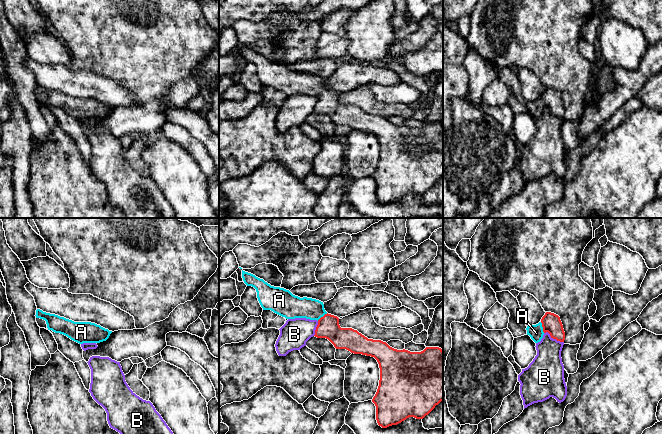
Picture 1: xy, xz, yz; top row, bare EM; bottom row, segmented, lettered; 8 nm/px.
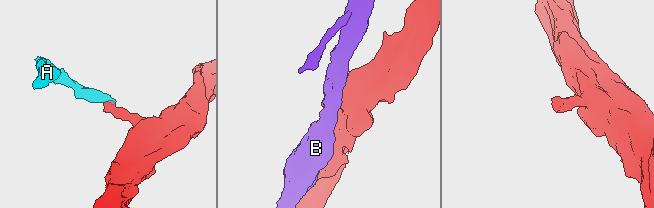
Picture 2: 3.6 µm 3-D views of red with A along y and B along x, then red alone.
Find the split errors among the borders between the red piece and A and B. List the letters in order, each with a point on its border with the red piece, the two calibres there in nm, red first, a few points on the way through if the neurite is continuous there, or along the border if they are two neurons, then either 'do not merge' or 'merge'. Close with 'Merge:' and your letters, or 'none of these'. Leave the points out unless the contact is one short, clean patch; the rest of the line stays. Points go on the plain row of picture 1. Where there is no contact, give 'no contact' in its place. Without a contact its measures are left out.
A: contact yz (542, 102); calibres 160 and 120 nm; way yz (551, 99), (542, 102), (536, 109); merge
B: contact yz (554, 114); calibres 160 and 260 nm; border yz (544, 108), (563, 118); do not merge
Merge: A

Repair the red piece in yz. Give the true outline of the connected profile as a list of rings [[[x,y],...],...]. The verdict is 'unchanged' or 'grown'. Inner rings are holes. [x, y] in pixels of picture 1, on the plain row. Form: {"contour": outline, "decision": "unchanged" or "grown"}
{"contour": [[[546,88],[538,100],[527,102],[526,106],[527,111],[535,119],[540,118],[546,108],[557,117],[564,118],[565,116],[565,108],[560,93],[551,88]]], "decision": "grown"}

